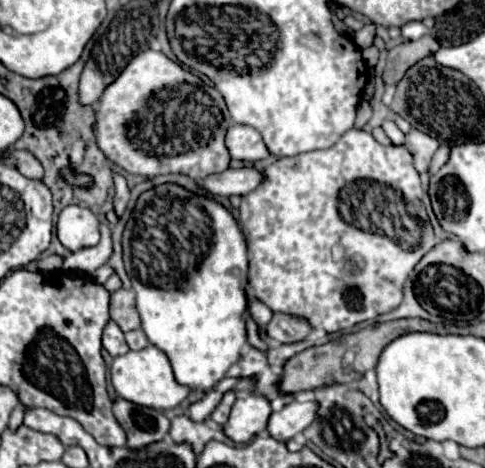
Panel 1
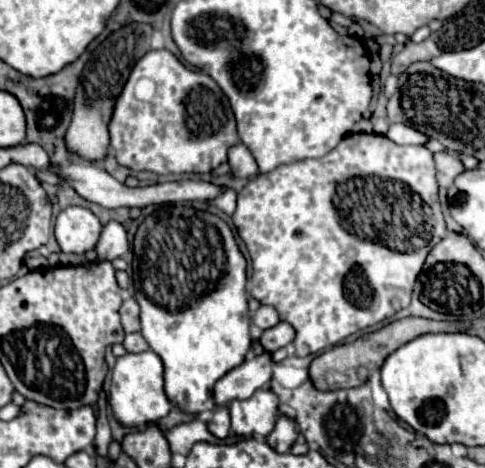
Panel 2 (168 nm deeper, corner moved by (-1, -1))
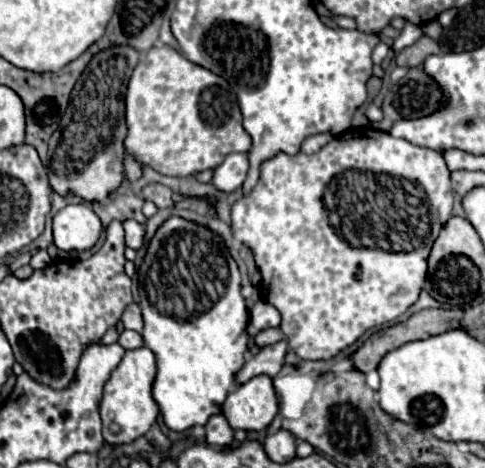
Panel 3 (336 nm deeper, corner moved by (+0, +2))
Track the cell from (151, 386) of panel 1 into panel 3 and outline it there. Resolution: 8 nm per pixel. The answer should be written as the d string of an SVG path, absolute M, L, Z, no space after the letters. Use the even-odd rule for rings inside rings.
M147 348L127 350L121 364L113 370L109 382L103 390L101 400L101 420L103 420L103 438L111 446L131 444L139 436L143 436L159 414L159 406L151 396L151 386L155 380L155 354Z

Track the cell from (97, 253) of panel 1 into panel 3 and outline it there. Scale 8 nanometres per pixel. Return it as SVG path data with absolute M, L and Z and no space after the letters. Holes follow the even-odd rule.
M127 220L123 224L125 224L125 240L127 240L127 246L139 250L143 246L143 242L145 242L145 226L139 224L139 222L135 222L135 220Z

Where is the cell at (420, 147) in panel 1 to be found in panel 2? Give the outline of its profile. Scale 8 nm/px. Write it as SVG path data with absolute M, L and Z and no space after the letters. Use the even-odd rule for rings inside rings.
M448 151L434 153L434 163L436 163L436 181L440 187L450 187L454 175L464 171L464 165Z

